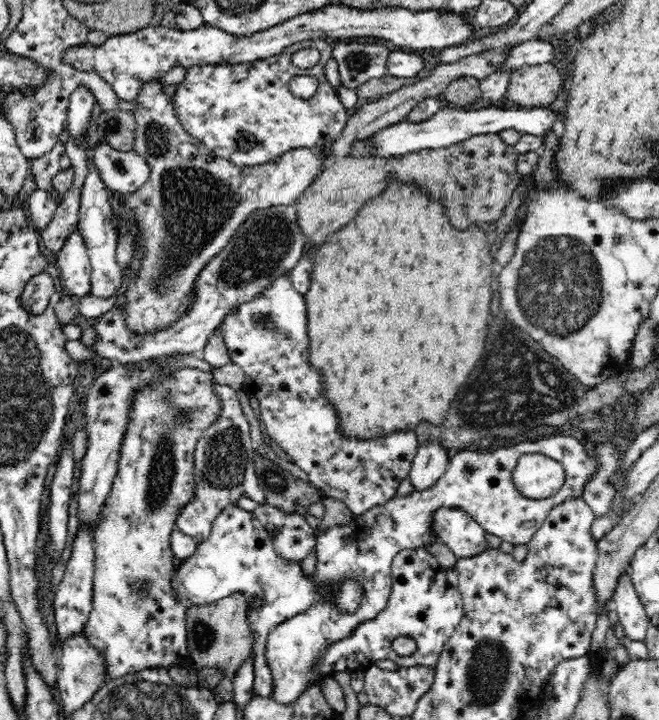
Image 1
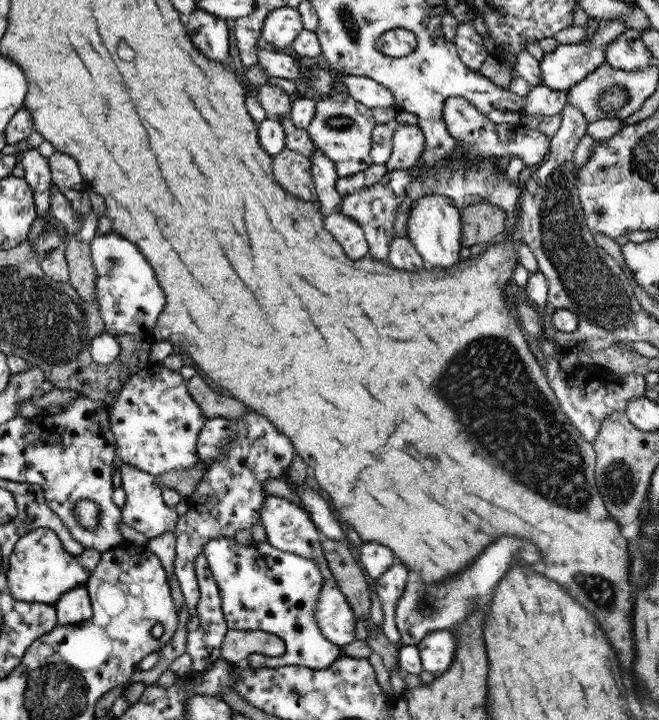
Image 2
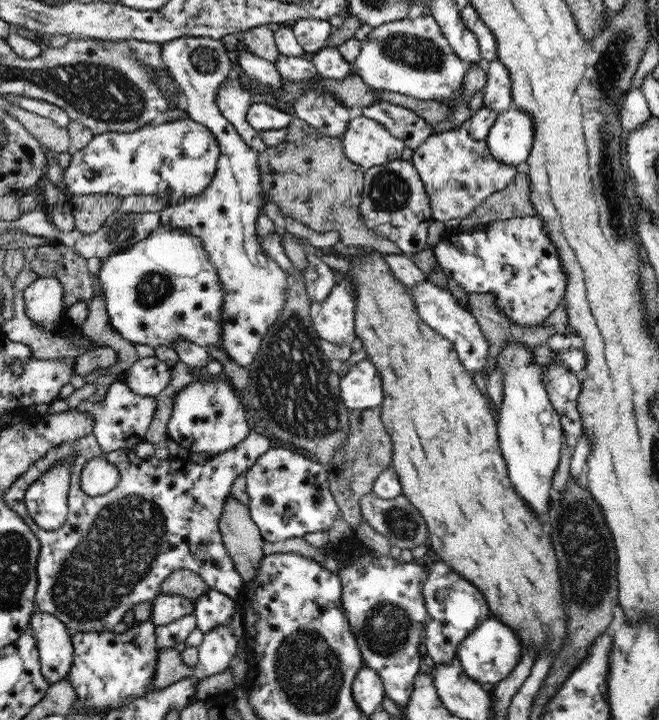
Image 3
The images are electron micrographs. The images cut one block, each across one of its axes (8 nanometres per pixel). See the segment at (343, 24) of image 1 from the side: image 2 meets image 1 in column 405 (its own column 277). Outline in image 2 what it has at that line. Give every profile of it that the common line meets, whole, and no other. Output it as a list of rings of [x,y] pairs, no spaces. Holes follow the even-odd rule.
[[[282,7],[274,9],[264,19],[261,36],[278,50],[285,51],[290,48],[302,29],[299,9]]]

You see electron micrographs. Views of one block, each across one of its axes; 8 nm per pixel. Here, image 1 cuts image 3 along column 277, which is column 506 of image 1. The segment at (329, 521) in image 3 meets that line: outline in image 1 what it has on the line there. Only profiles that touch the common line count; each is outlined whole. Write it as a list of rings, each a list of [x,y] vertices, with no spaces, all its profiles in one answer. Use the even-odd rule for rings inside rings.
[[[560,434],[544,437],[537,441],[520,441],[513,446],[500,447],[496,450],[481,451],[459,450],[450,460],[446,472],[431,486],[421,491],[412,491],[408,496],[400,496],[387,500],[384,504],[374,505],[353,519],[346,525],[332,525],[330,528],[319,530],[316,537],[314,550],[316,551],[315,572],[310,576],[311,584],[315,587],[315,600],[300,614],[294,616],[294,620],[286,620],[270,631],[266,640],[266,648],[270,648],[270,664],[274,664],[274,696],[272,699],[281,701],[282,704],[295,701],[310,685],[318,684],[326,678],[324,674],[310,672],[310,664],[314,664],[314,656],[330,644],[330,640],[340,640],[346,636],[346,632],[352,632],[361,622],[372,620],[379,612],[386,608],[391,588],[391,564],[393,558],[404,549],[425,548],[427,545],[437,542],[435,533],[431,530],[431,515],[435,510],[442,508],[460,509],[467,512],[477,524],[480,524],[486,533],[493,534],[510,544],[527,544],[534,533],[542,527],[548,513],[558,504],[566,500],[580,499],[585,492],[590,480],[597,475],[602,466],[598,464],[596,457],[588,455],[584,446],[572,435]],[[542,453],[560,462],[565,470],[565,481],[562,488],[556,494],[540,500],[526,498],[517,492],[512,480],[512,473],[518,459],[523,454]],[[353,580],[362,590],[362,598],[358,608],[347,613],[340,608],[336,596],[340,594],[340,588],[346,582]]]

